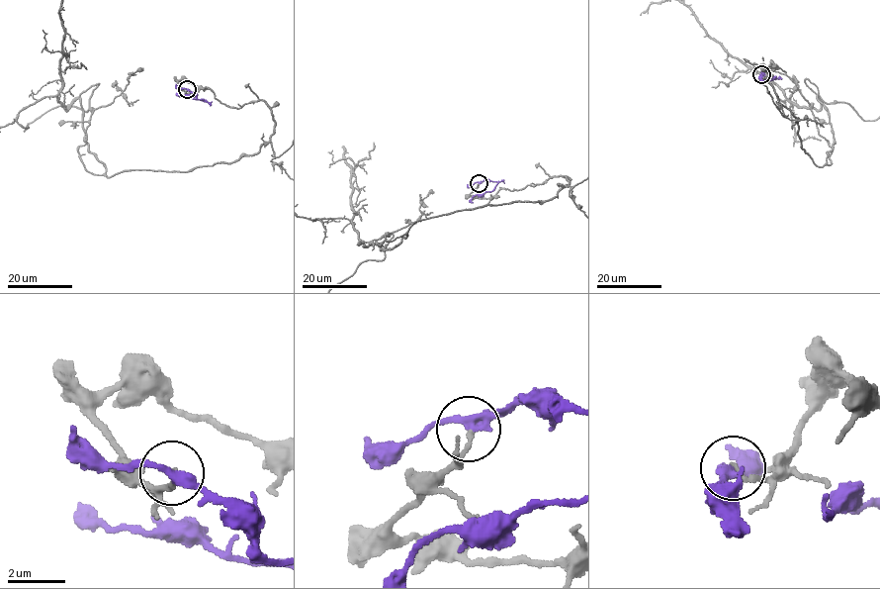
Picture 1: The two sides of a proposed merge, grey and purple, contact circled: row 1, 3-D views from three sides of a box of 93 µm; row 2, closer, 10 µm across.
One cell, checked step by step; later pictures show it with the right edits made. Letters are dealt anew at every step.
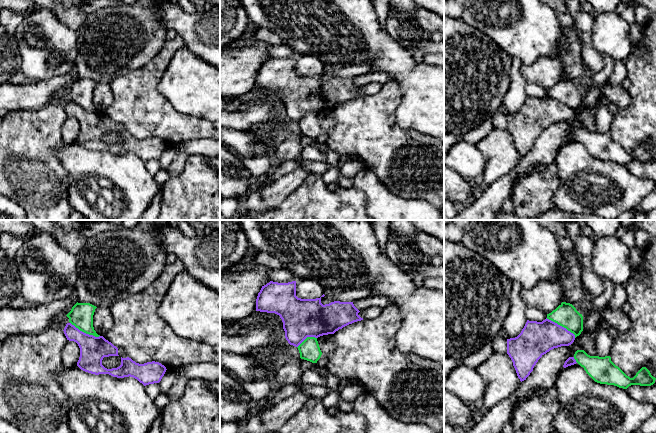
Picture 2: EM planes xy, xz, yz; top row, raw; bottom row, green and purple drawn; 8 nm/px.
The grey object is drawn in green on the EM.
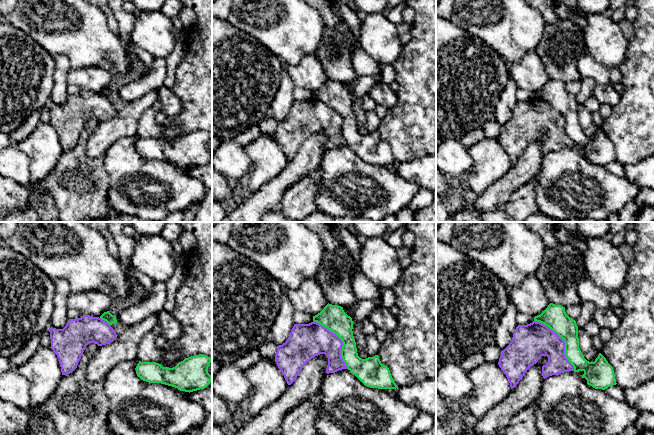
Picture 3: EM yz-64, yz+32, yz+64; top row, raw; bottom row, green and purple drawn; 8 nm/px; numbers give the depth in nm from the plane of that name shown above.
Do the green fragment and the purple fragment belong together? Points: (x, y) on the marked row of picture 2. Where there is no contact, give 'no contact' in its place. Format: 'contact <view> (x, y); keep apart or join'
contact yz (561, 325); keep apart

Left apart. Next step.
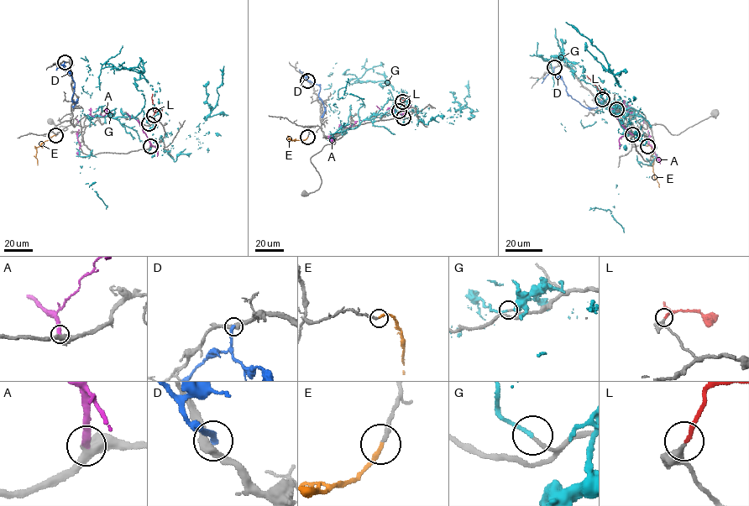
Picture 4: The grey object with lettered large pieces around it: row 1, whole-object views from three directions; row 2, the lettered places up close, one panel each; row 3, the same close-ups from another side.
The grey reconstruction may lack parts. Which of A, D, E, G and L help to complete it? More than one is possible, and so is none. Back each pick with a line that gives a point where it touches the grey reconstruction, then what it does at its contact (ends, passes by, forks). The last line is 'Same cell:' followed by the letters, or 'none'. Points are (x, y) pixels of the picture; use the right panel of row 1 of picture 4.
E: (647, 146) | it ends
L: (602, 99) | it ends
Same cell: E, L

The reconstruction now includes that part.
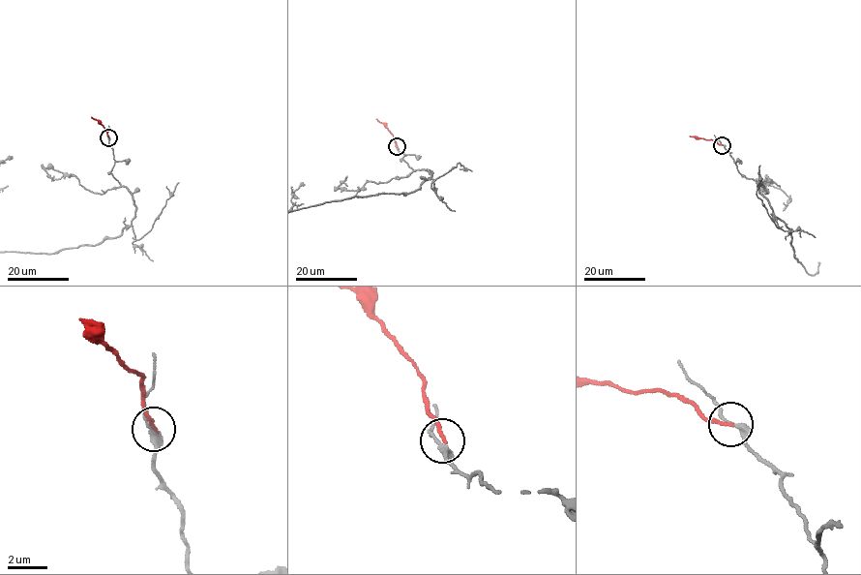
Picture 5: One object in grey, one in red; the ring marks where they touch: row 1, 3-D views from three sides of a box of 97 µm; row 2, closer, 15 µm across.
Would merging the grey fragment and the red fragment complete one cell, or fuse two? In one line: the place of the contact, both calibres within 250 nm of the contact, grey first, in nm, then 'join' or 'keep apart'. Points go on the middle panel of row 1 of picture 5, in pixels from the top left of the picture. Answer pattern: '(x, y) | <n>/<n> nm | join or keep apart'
(397, 146) | 280/170 nm | keep apart

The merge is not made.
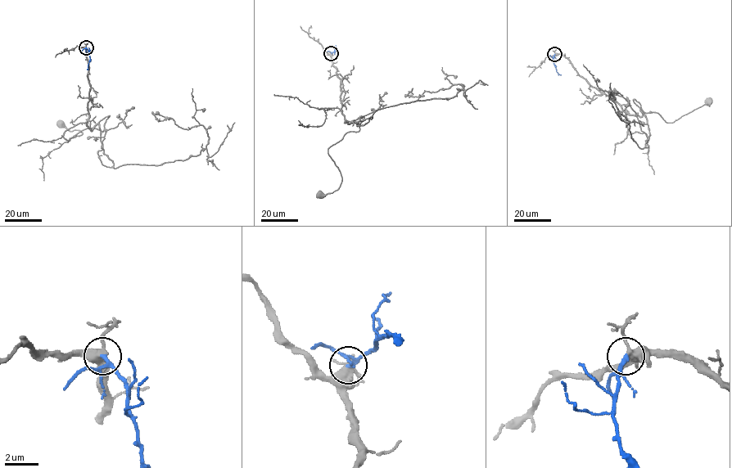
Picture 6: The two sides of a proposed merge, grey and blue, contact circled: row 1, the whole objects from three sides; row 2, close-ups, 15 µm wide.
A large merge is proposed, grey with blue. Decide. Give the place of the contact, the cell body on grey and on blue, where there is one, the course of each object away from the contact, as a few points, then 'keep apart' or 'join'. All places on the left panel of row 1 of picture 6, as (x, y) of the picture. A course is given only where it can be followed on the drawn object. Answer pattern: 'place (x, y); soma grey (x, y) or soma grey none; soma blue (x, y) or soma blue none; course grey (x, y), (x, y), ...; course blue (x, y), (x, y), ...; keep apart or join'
place (86, 47); soma grey (60, 123); soma blue none; course grey (85, 47), (86, 124), (91, 130), (109, 117), (103, 132), (89, 128), (70, 138), (82, 132), (60, 124); course blue (86, 47), (90, 59), (87, 69); join

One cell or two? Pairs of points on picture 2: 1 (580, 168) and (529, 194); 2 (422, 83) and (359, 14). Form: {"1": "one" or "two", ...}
{"1": "two", "2": "one"}

